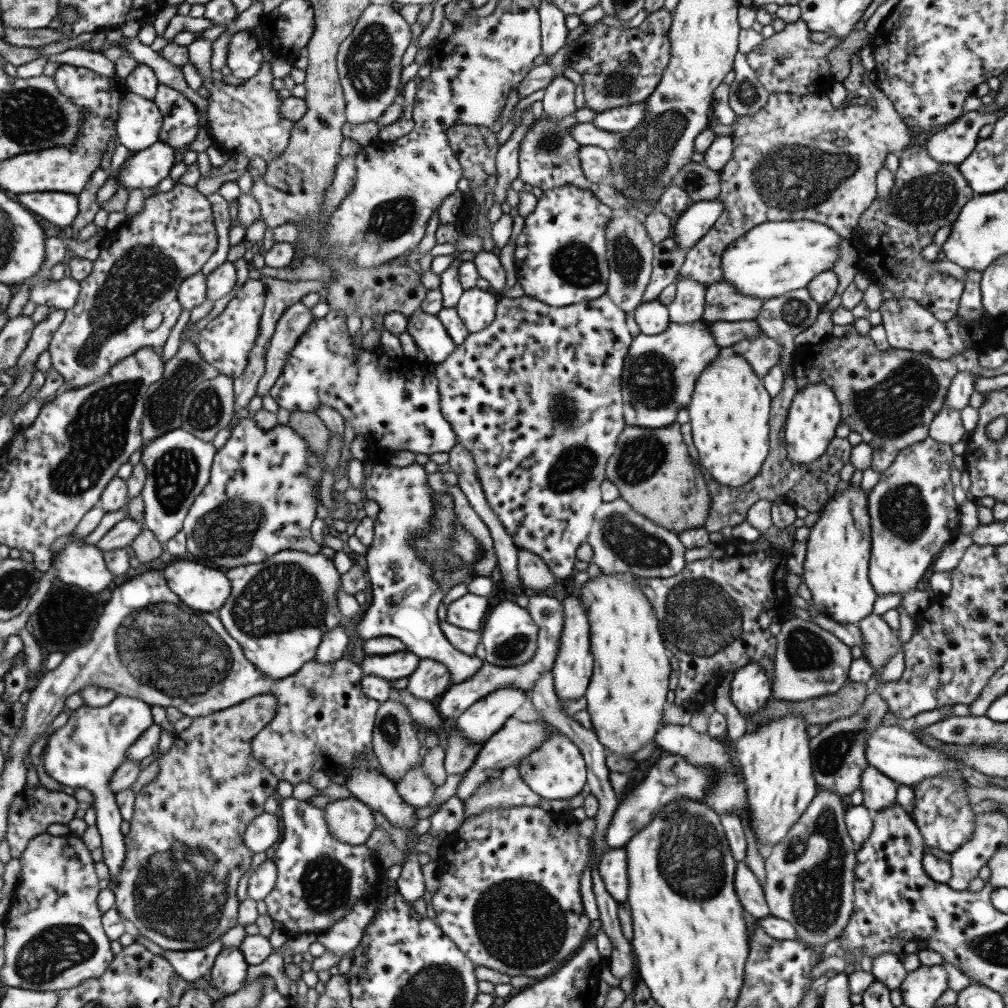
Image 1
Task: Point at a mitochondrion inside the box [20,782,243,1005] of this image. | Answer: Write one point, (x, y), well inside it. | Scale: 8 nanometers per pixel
(180, 892)

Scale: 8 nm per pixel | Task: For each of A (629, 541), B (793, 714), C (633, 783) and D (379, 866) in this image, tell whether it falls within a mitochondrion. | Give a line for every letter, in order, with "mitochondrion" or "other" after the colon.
A: mitochondrion
B: other
C: other
D: other

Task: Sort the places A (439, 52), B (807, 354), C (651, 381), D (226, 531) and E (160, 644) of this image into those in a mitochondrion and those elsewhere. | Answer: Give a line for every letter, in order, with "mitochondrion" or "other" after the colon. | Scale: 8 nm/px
A: other
B: other
C: mitochondrion
D: mitochondrion
E: mitochondrion

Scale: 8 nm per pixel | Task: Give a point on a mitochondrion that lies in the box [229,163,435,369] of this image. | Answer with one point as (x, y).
(389, 220)

